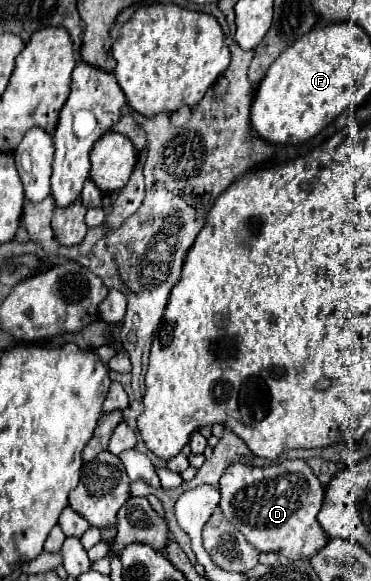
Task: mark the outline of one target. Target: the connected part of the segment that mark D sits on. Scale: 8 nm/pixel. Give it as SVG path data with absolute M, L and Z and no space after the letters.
M302 459L282 461L270 467L232 465L220 479L220 493L224 515L258 551L278 553L294 561L300 557L314 557L328 543L328 535L316 519L322 507L324 487Z

